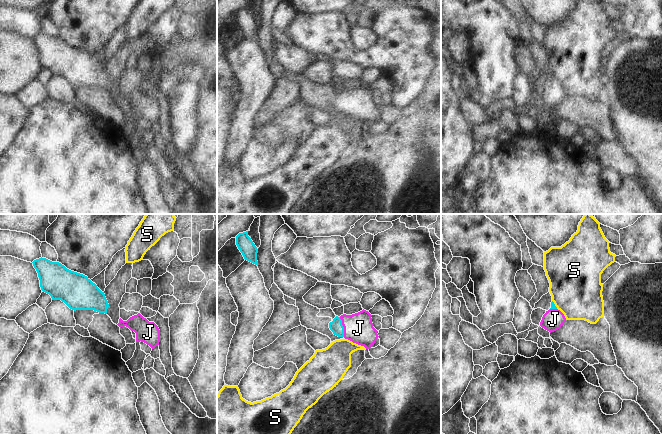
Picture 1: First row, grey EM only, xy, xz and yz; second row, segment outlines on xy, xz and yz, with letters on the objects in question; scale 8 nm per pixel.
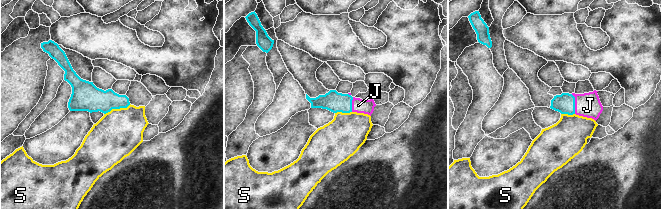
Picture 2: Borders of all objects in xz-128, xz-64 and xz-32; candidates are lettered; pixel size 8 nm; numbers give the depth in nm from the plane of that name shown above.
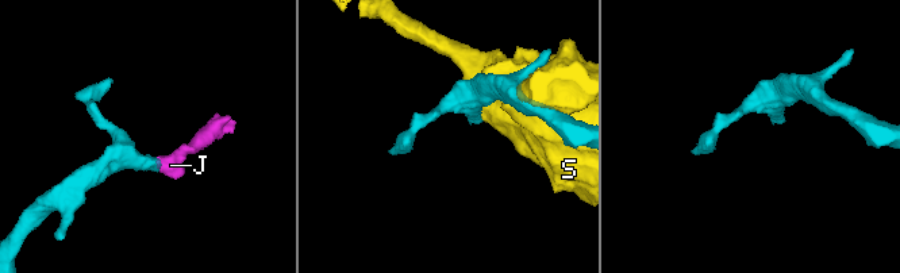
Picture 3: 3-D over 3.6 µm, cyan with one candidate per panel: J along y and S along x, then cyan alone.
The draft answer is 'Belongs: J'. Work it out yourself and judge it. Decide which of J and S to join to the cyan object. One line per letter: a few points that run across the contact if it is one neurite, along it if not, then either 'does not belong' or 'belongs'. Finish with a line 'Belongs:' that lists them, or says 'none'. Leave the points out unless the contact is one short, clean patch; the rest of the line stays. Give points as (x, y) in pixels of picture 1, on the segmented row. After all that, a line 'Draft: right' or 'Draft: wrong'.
J: line xz (336, 327), (343, 327), (358, 328); belongs
S: does not belong
Belongs: J
Draft: right

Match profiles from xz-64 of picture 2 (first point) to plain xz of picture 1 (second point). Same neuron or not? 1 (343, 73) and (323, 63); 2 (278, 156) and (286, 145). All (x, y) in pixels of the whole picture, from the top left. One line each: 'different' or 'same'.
1: different
2: same

